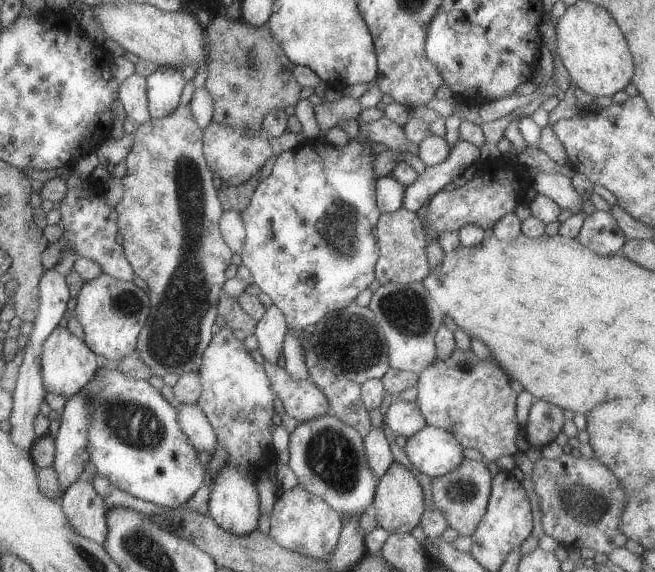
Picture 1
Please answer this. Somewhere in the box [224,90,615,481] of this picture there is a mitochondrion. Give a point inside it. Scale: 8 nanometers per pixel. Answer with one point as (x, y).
(337, 235)

